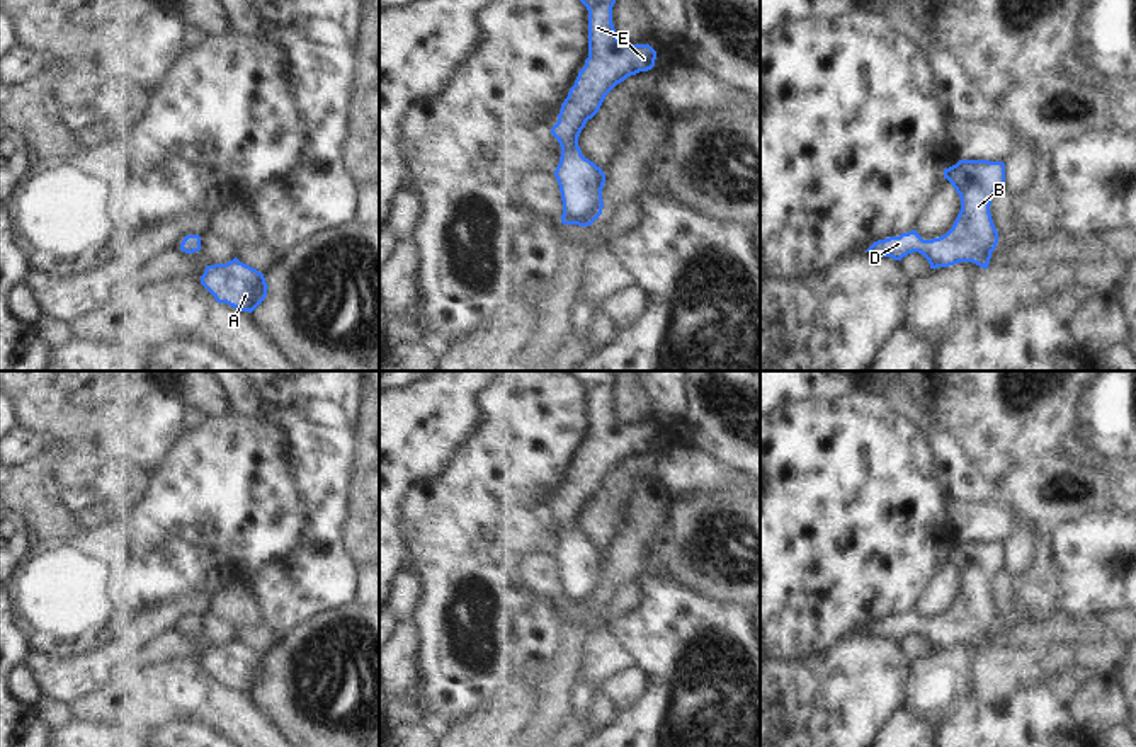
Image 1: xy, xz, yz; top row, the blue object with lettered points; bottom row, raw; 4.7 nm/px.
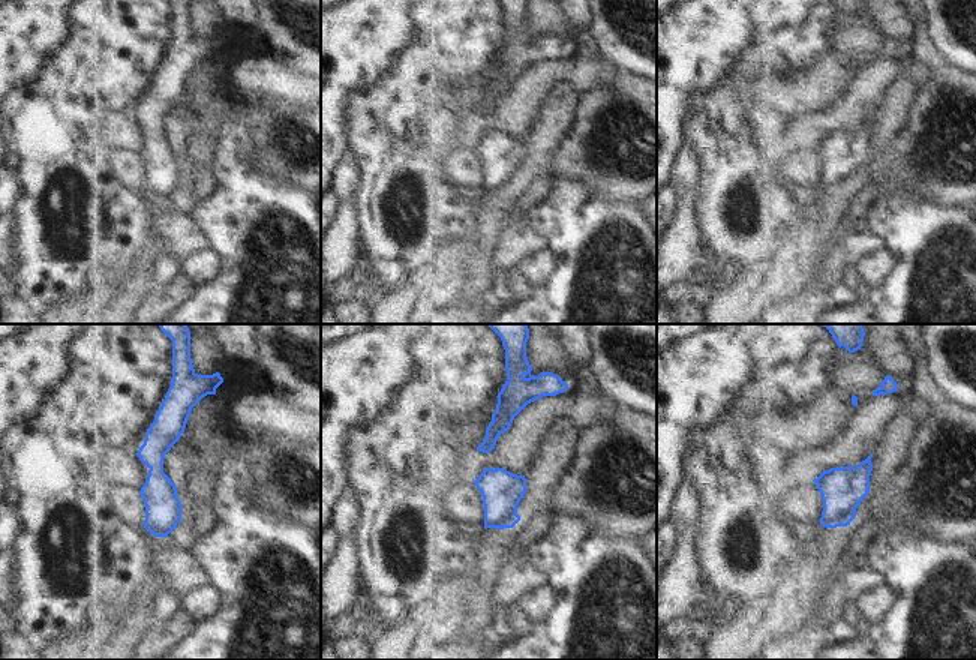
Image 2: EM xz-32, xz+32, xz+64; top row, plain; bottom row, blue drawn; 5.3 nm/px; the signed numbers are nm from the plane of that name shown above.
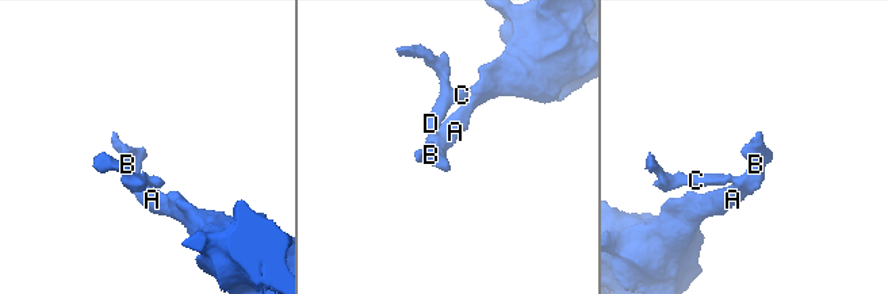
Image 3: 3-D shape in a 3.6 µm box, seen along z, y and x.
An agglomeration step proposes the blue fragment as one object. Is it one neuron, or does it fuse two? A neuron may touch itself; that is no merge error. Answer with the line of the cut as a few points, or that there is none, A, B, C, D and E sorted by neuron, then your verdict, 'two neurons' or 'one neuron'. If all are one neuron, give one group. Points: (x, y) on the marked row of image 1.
no cut | A B C D E | one neuron

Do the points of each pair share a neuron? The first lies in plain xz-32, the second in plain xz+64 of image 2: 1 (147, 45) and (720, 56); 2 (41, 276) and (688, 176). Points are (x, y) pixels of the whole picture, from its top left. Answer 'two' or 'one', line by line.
1: two
2: two

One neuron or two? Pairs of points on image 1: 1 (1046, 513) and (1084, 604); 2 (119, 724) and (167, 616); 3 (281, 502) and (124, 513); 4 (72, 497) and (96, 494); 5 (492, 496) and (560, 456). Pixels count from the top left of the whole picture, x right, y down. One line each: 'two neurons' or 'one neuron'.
1: two neurons
2: two neurons
3: one neuron
4: one neuron
5: one neuron

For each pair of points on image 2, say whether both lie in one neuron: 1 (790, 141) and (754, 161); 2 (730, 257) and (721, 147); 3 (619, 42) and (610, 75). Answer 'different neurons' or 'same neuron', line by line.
1: different neurons
2: same neuron
3: different neurons

